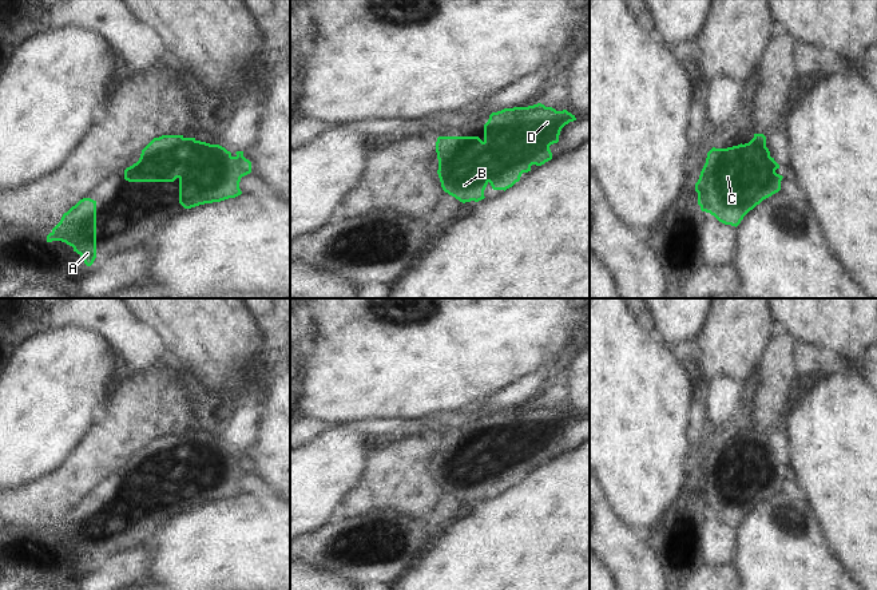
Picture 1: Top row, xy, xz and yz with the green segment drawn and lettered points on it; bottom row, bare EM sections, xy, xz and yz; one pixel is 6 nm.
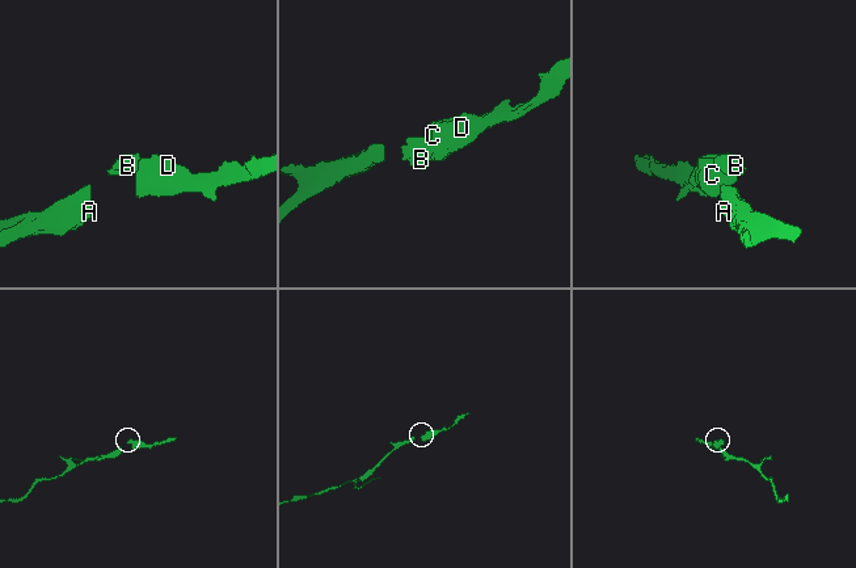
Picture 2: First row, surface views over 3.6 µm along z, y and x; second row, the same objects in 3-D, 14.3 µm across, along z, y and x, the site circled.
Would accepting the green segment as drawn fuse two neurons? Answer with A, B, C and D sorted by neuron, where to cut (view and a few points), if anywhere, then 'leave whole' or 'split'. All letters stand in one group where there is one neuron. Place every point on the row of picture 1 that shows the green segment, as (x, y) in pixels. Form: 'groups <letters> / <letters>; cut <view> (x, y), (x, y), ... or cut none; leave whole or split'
groups A B C D; cut none; leave whole

